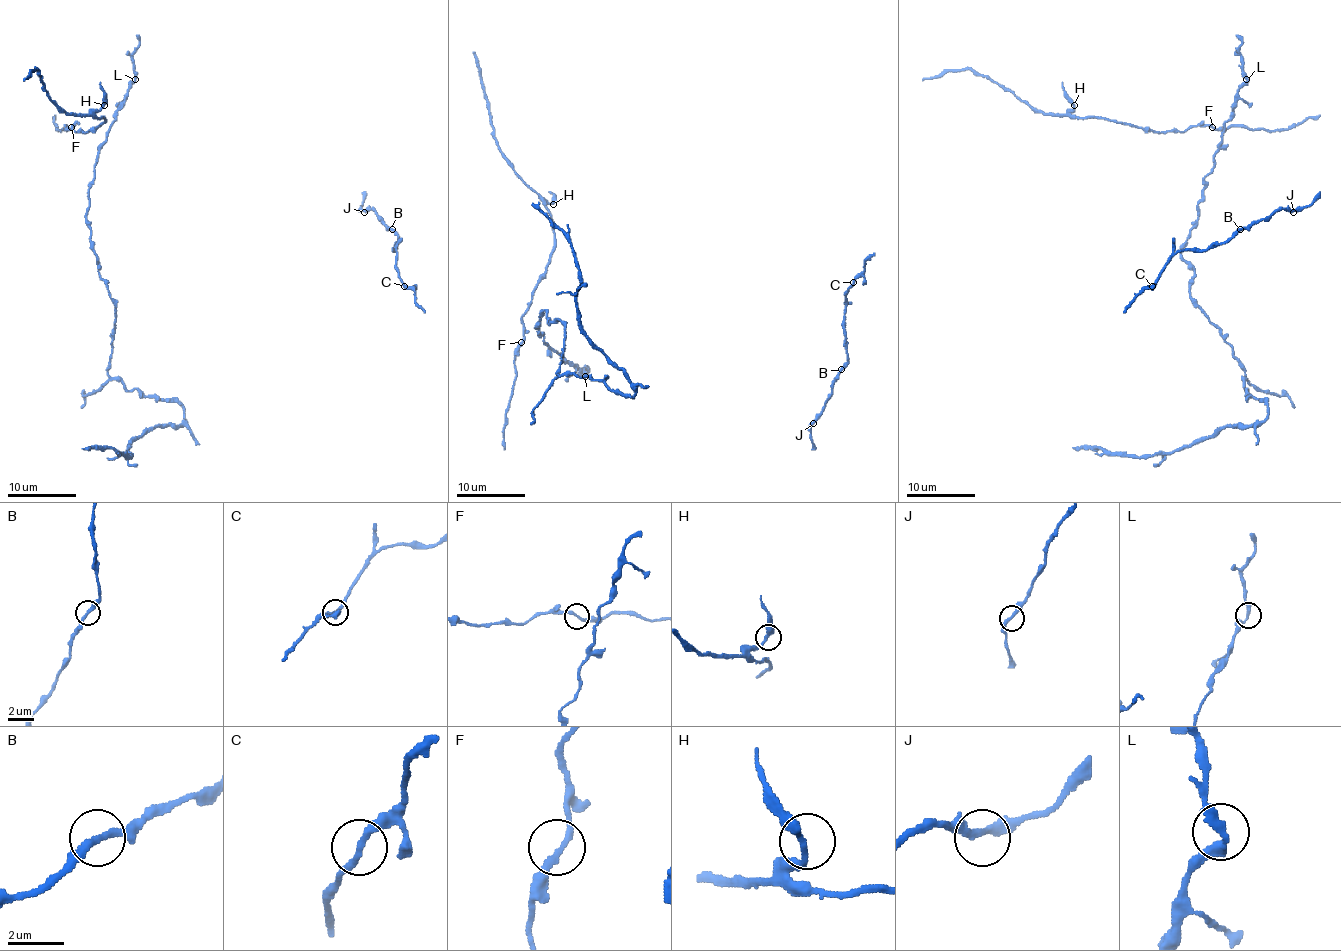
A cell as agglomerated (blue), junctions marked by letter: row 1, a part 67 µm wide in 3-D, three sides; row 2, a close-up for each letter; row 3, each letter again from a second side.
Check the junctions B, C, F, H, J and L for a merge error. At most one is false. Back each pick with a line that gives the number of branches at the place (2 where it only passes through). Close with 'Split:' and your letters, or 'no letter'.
Split: no letter

